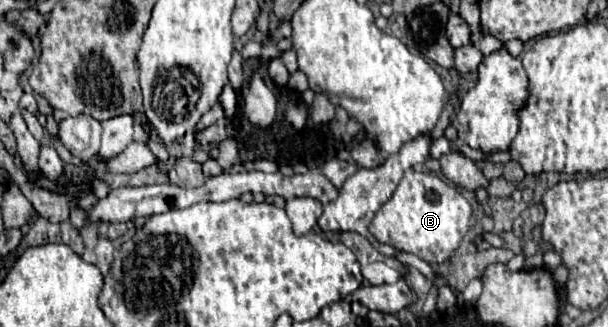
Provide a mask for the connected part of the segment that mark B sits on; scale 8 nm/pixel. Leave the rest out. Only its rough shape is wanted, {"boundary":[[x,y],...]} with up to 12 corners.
{"boundary":[[407,170],[369,232],[427,264],[471,226],[457,186]]}

